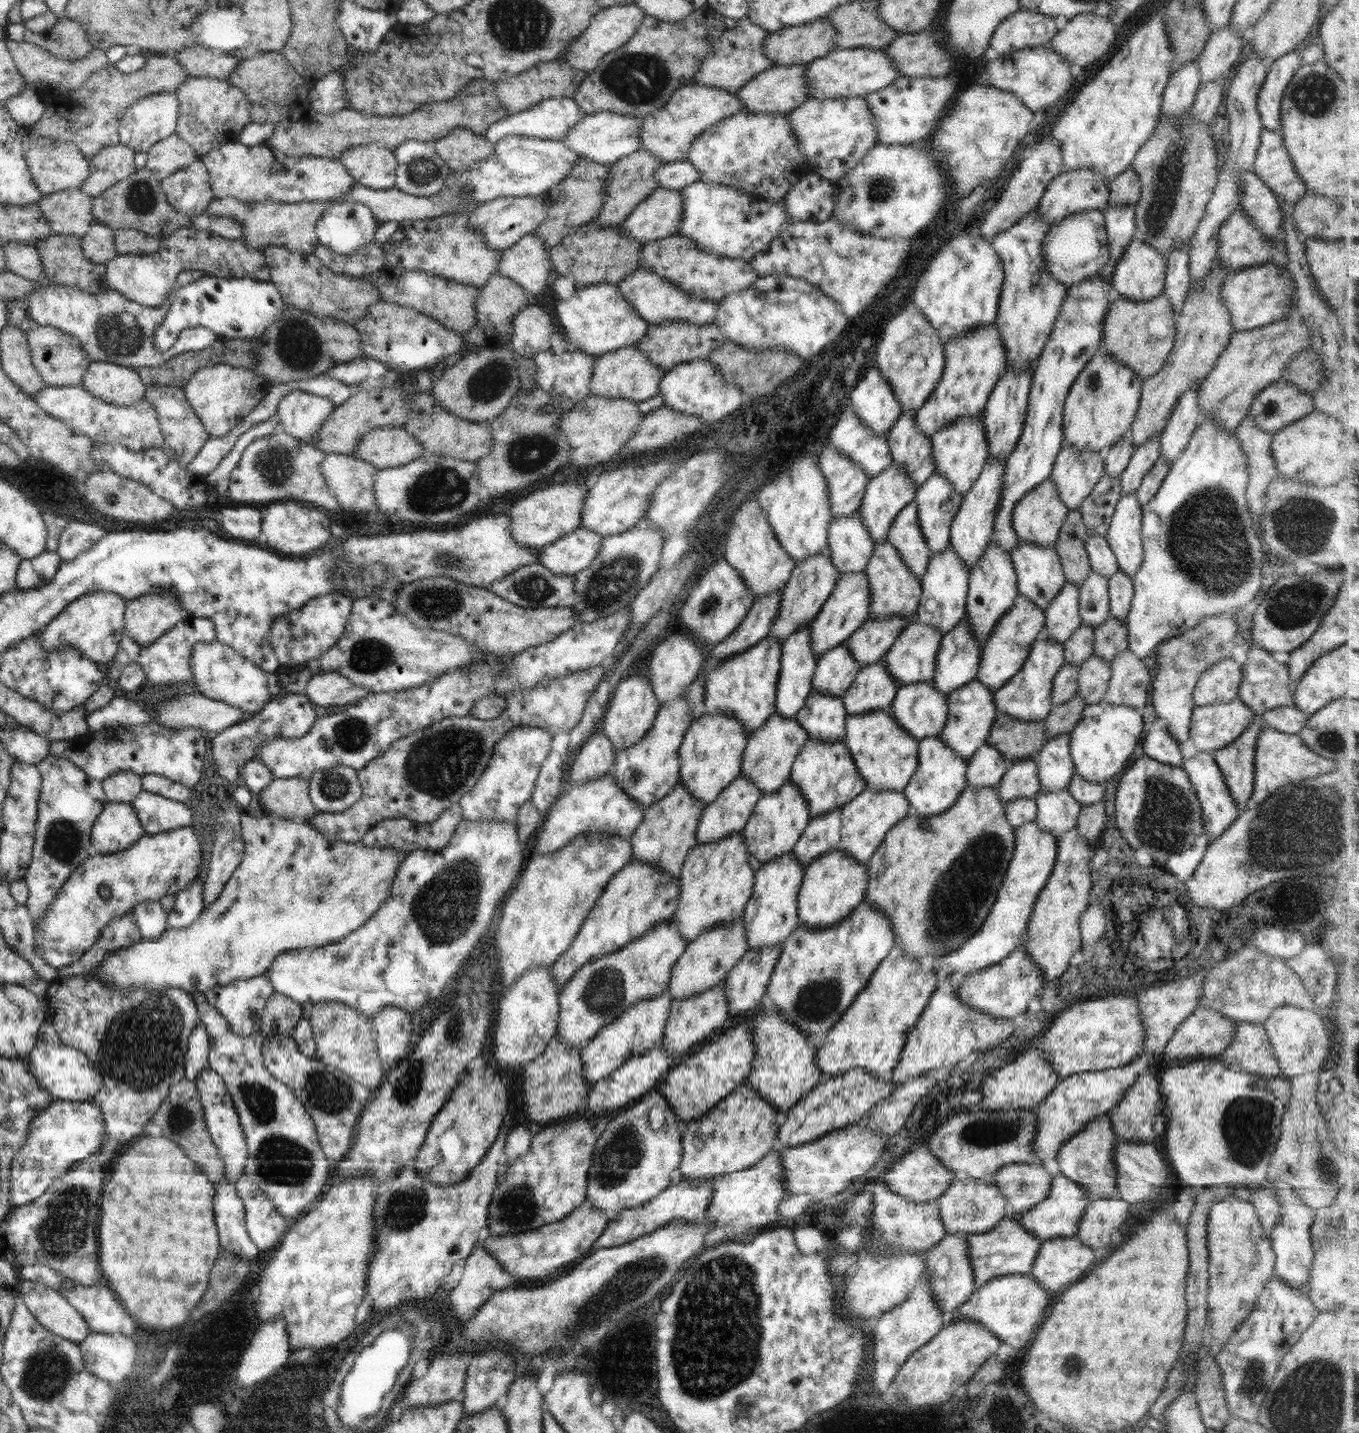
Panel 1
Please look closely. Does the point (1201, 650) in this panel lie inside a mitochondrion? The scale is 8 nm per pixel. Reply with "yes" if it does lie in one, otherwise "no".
yes

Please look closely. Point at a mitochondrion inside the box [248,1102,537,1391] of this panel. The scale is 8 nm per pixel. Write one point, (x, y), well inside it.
(278, 1159)

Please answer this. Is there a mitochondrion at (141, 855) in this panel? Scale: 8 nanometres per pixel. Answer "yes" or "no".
no

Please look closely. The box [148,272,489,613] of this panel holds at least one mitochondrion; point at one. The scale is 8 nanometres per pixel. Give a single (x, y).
(440, 493)

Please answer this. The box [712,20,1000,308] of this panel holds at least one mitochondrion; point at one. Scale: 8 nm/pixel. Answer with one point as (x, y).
(881, 189)

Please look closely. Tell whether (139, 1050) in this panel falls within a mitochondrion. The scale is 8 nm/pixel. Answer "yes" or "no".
yes

